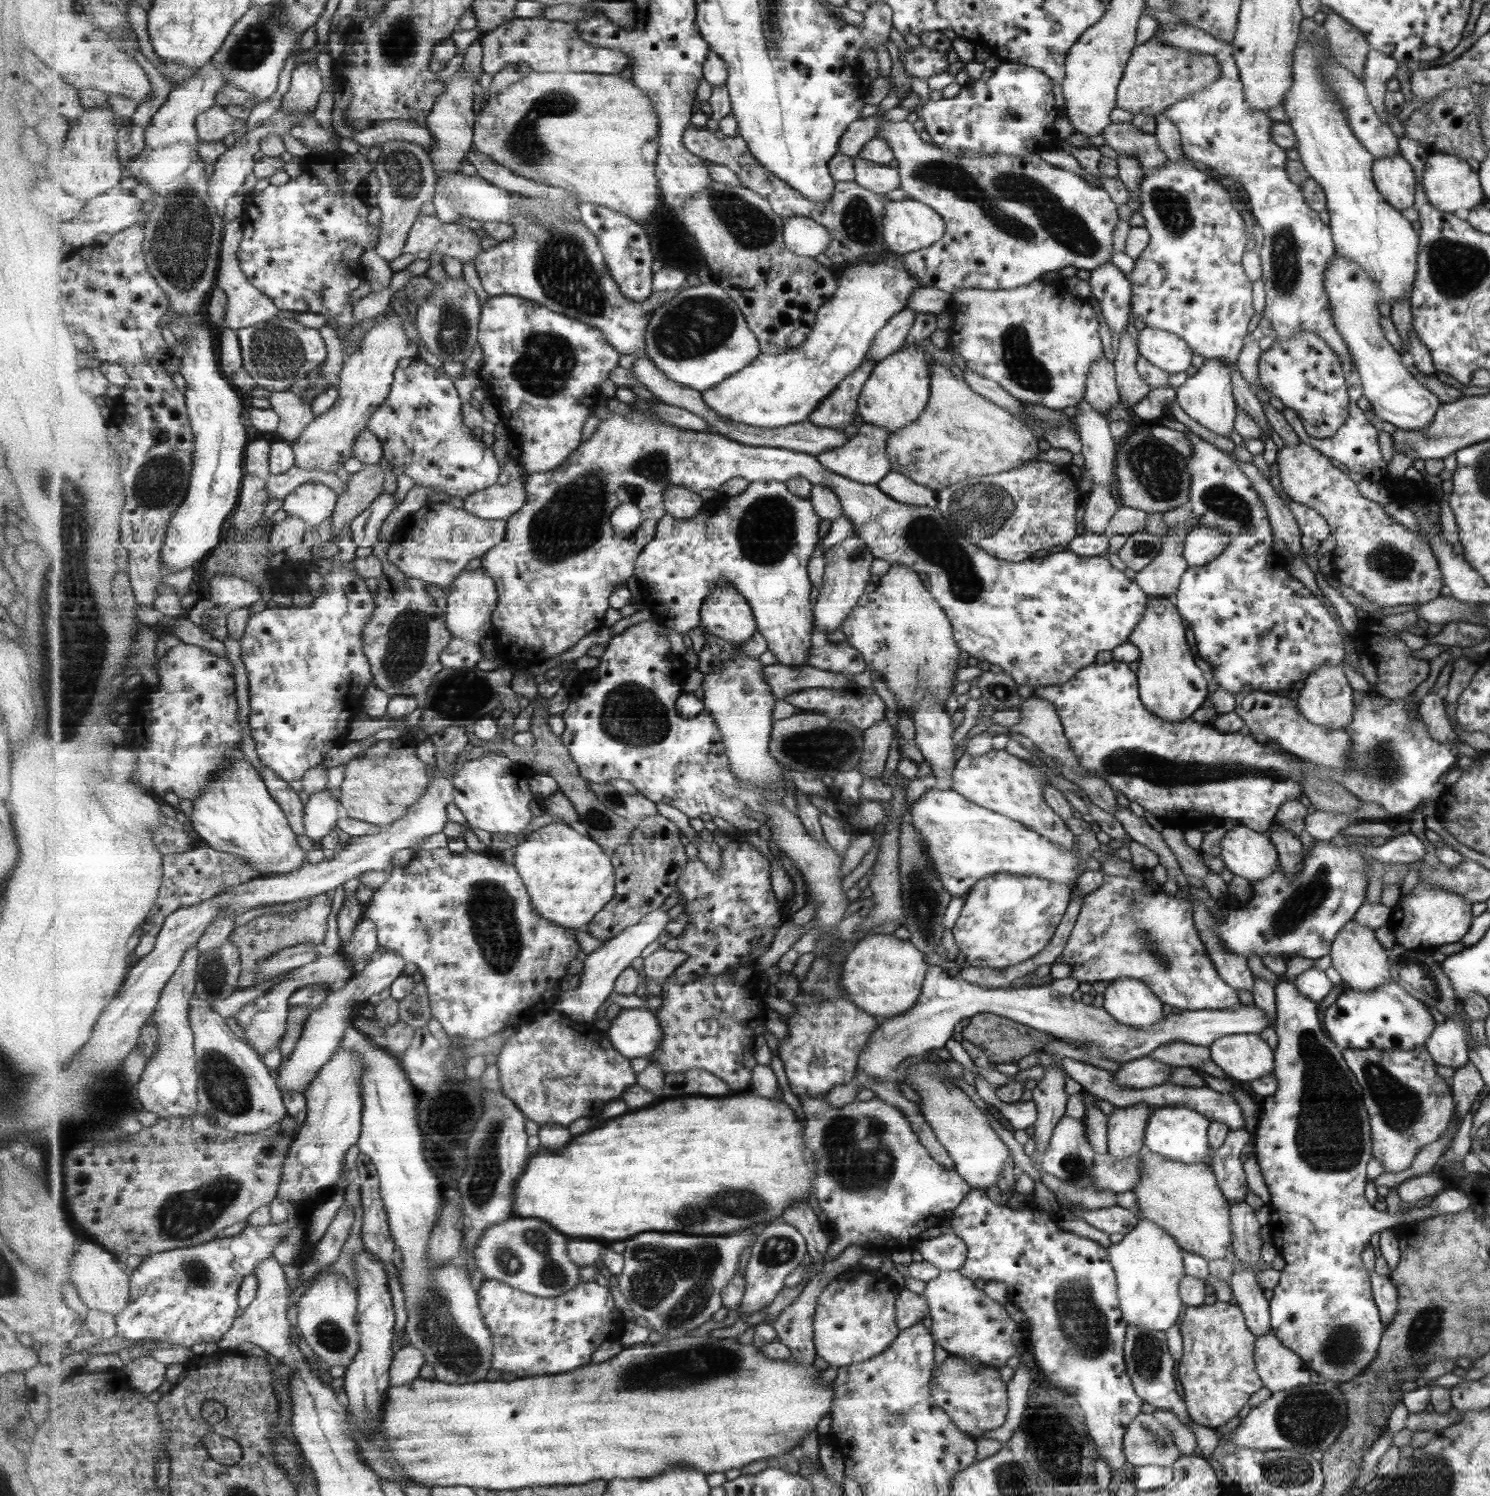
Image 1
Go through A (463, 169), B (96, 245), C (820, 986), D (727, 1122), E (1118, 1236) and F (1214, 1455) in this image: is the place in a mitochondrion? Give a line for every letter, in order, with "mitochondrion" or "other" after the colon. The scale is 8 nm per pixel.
A: other
B: other
C: mitochondrion
D: other
E: other
F: other

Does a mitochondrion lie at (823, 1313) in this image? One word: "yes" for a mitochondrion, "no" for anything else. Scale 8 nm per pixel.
no

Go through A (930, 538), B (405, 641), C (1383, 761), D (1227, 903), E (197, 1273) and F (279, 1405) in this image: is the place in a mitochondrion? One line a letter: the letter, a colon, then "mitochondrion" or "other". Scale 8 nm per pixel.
A: mitochondrion
B: mitochondrion
C: mitochondrion
D: other
E: mitochondrion
F: other

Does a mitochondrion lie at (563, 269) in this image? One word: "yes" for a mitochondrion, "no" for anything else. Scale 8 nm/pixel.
yes

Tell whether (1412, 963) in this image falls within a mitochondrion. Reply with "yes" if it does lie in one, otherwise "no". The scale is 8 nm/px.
yes

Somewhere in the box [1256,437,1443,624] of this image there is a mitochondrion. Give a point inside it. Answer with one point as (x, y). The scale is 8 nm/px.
(1392, 561)

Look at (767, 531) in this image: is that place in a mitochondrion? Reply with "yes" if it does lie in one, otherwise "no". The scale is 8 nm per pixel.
yes

